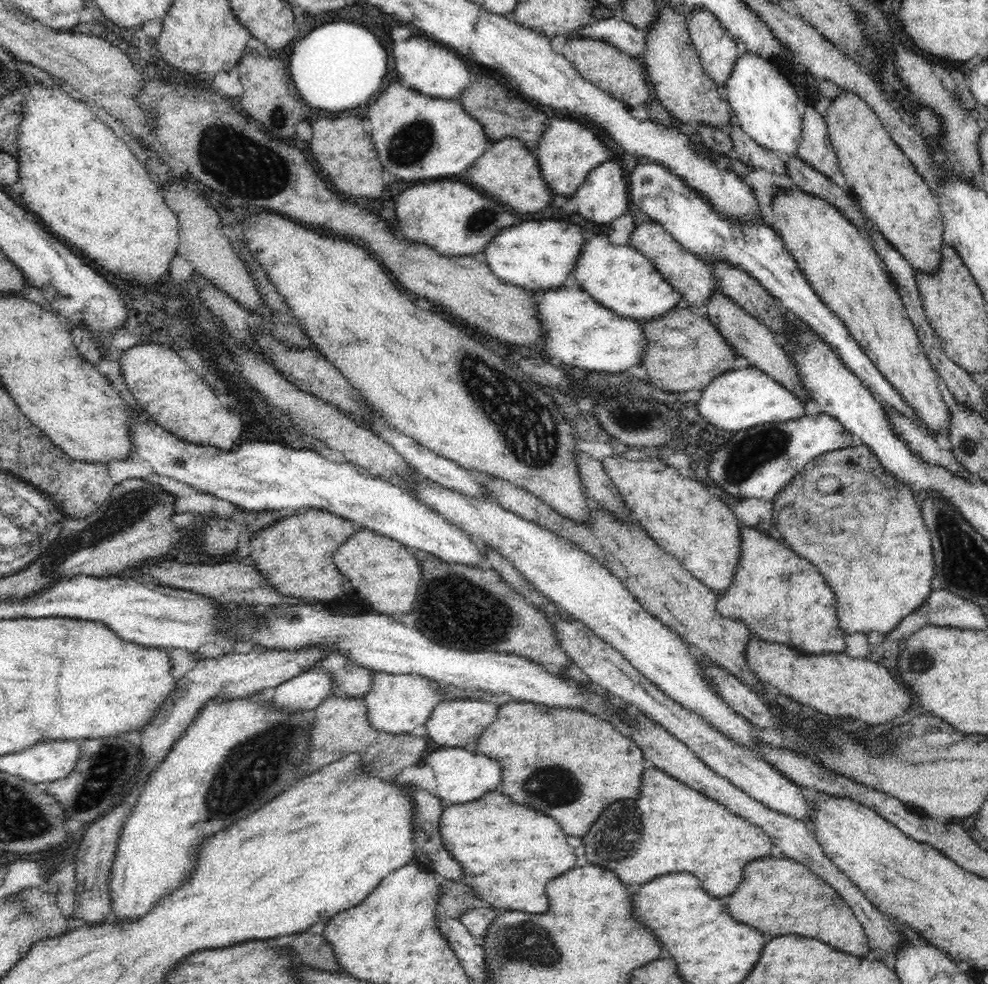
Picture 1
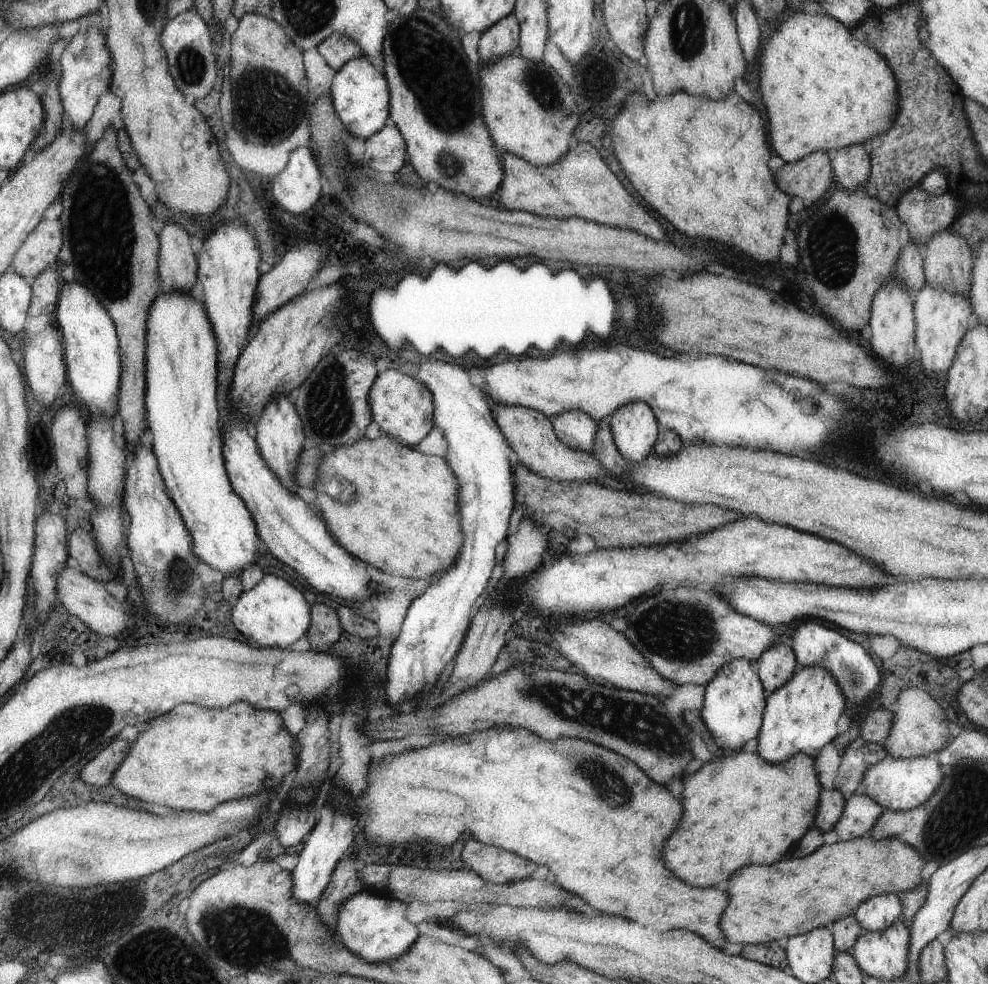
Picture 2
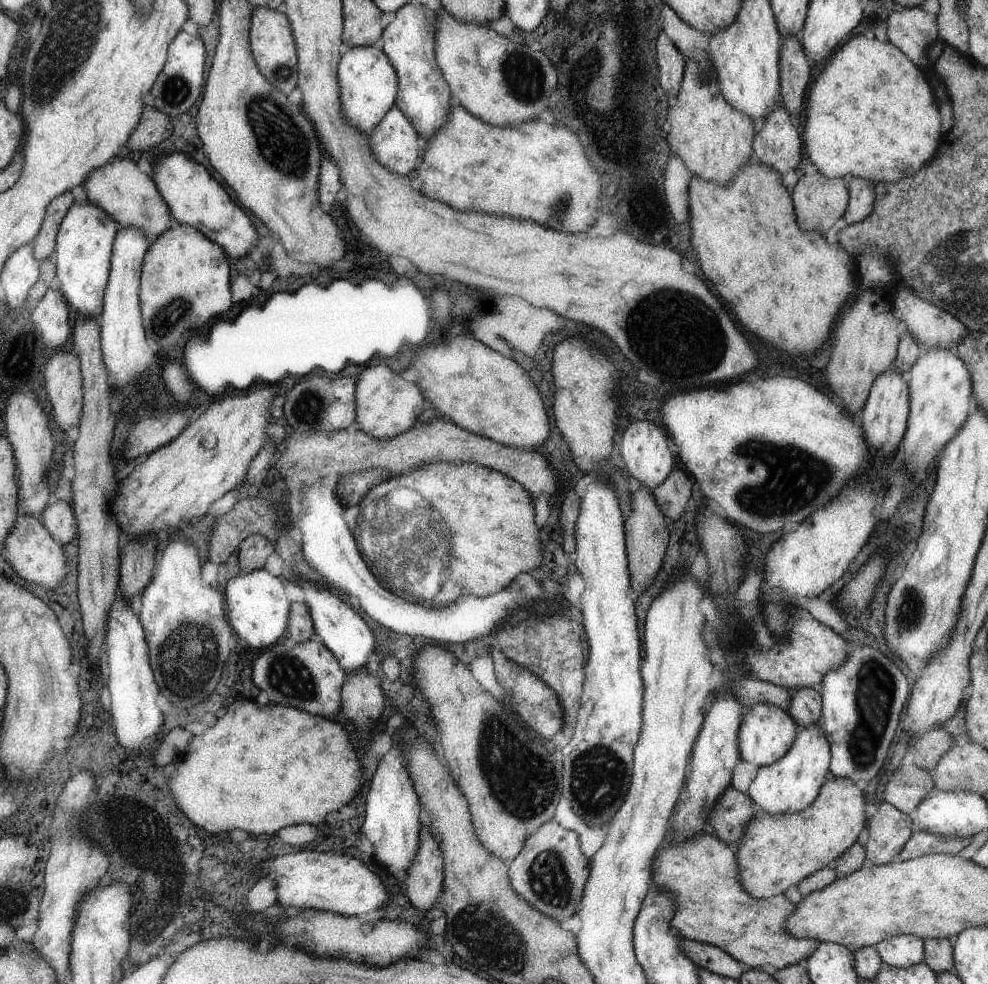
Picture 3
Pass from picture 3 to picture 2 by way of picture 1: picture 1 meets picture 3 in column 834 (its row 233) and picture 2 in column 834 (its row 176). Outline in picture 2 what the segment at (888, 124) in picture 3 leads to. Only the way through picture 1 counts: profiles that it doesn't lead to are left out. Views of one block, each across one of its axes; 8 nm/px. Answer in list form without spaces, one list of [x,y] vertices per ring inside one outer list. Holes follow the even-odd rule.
[[[802,11],[792,14],[788,20],[784,20],[778,30],[766,40],[761,48],[760,56],[757,60],[758,70],[760,70],[760,86],[762,86],[763,102],[768,114],[768,121],[771,122],[770,142],[774,147],[774,152],[780,156],[786,163],[795,163],[801,158],[808,156],[816,151],[826,151],[830,153],[836,152],[838,149],[849,147],[852,145],[863,145],[871,138],[884,134],[896,121],[897,110],[900,108],[900,88],[897,86],[896,75],[885,57],[878,54],[873,47],[869,47],[858,39],[856,35],[837,19],[833,19],[830,15],[809,15]]]

